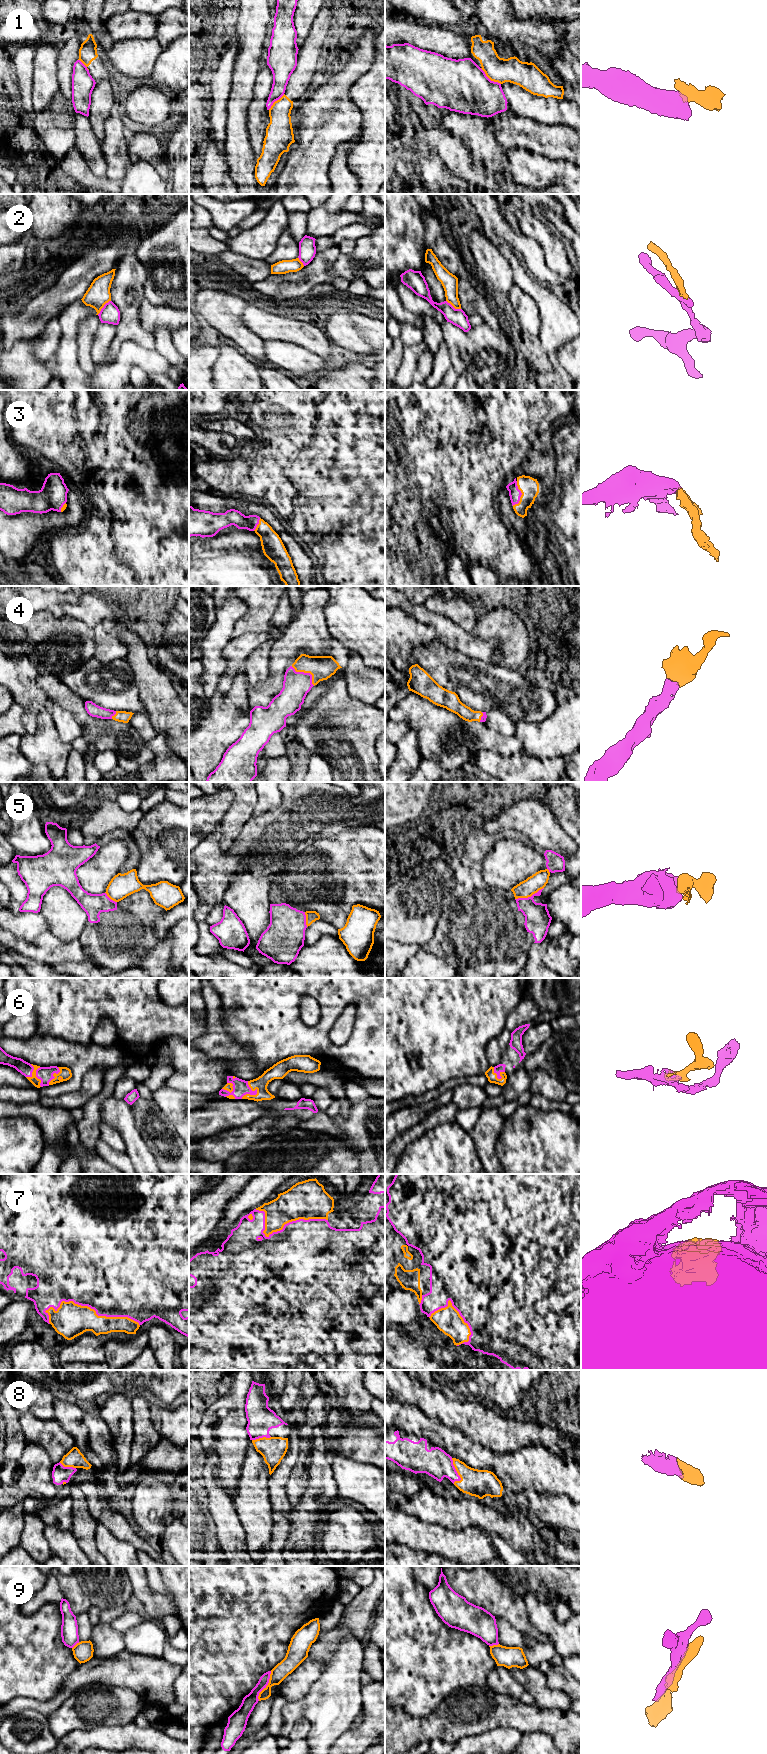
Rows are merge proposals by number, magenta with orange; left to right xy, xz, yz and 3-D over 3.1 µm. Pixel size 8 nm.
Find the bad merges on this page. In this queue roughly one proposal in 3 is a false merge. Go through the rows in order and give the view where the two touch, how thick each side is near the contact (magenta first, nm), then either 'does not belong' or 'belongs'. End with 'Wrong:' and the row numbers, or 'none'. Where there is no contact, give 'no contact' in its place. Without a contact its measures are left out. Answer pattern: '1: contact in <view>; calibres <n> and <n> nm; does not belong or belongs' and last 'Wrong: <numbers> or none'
1: contact in yz; calibres 420 and 200 nm; does not belong
2: contact in xy; calibres 150 and 190 nm; does not belong
3: contact in yz; calibres 90 and 160 nm; belongs
4: contact in xz; calibres 220 and 190 nm; belongs
5: contact in yz; calibres 200 and 140 nm; does not belong
6: contact in xy; calibres 120 and 70 nm; belongs
7: contact in xy; calibres 500 and 280 nm; belongs
8: contact in yz; calibres 220 and 220 nm; belongs
9: contact in xz; calibres 110 and 120 nm; does not belong
Wrong: 1, 2, 5, 9

